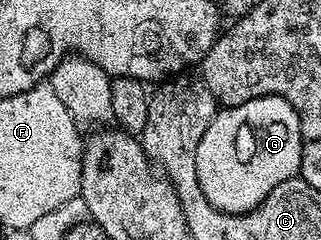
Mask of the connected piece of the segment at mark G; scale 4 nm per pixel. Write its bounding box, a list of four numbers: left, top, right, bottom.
[195,96,303,214]

